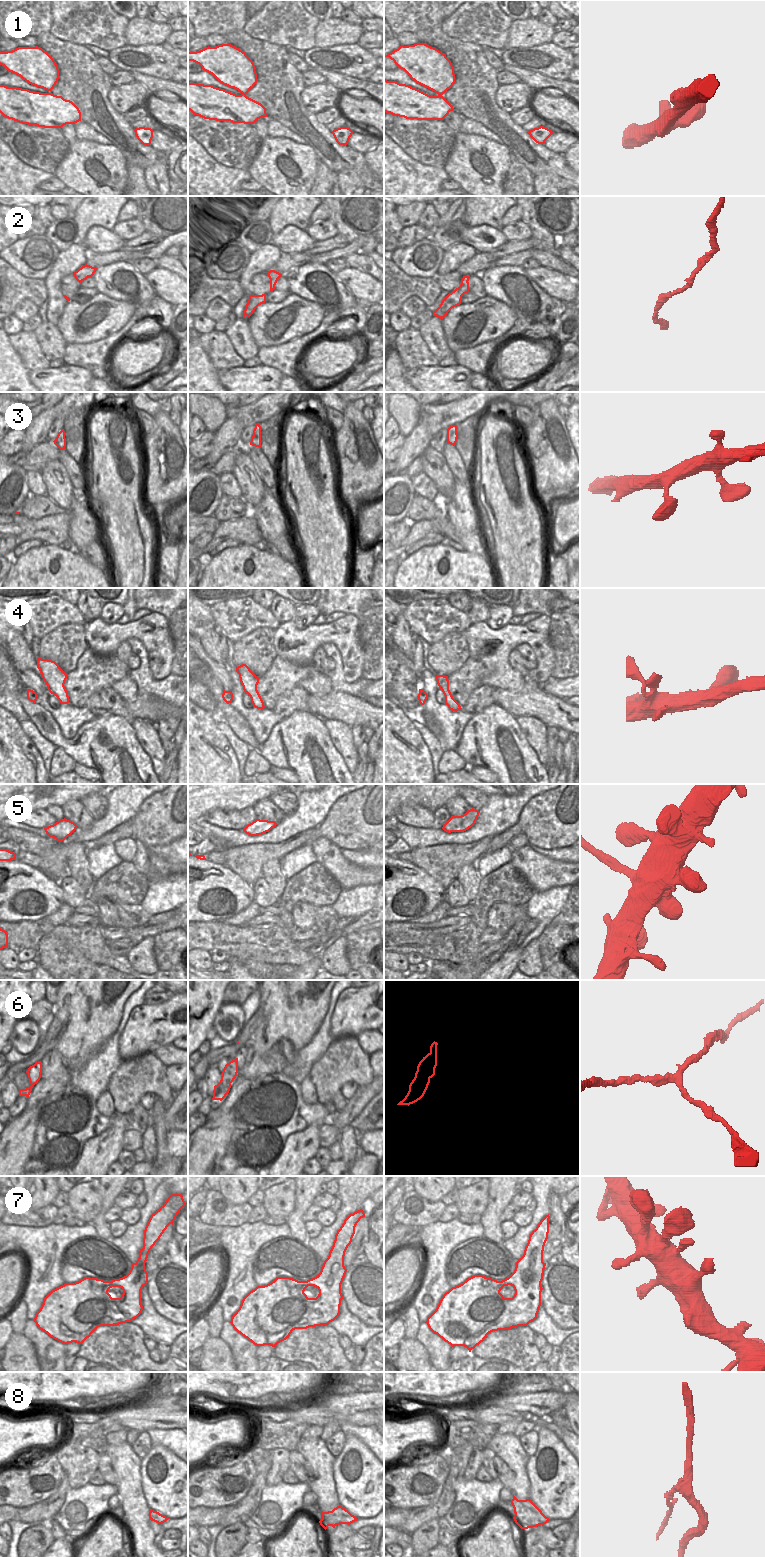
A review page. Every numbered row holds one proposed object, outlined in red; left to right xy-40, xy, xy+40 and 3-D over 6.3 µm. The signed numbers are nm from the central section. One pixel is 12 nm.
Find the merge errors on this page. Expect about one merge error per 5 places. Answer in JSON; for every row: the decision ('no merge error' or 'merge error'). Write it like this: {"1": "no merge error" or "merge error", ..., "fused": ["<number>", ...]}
{"1": "no merge error", "2": "no merge error", "3": "no merge error", "4": "no merge error", "5": "no merge error", "6": "merge error", "7": "no merge error", "8": "merge error", "fused": ["6", "8"]}

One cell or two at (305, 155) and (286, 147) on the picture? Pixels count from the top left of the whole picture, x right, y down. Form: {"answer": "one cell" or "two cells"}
{"answer": "one cell"}

